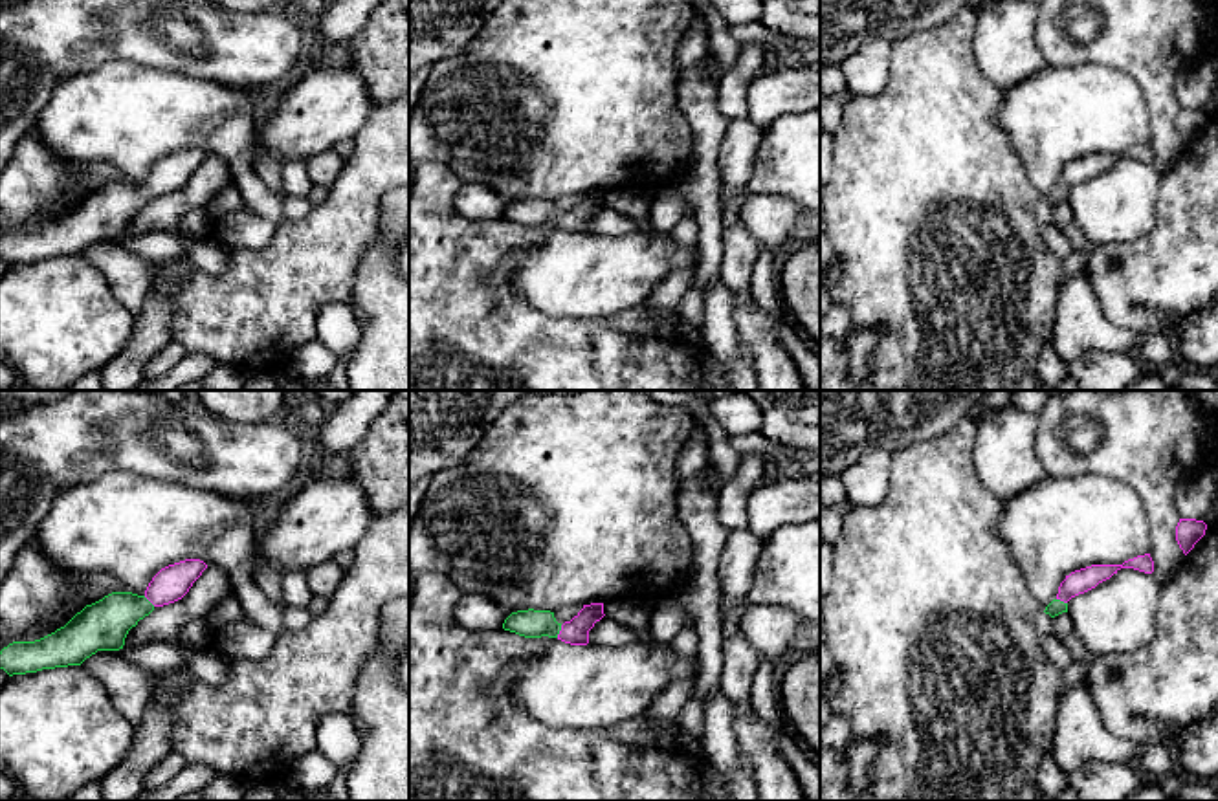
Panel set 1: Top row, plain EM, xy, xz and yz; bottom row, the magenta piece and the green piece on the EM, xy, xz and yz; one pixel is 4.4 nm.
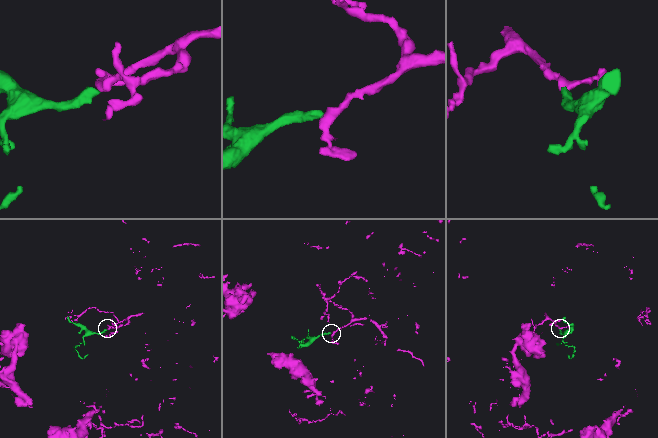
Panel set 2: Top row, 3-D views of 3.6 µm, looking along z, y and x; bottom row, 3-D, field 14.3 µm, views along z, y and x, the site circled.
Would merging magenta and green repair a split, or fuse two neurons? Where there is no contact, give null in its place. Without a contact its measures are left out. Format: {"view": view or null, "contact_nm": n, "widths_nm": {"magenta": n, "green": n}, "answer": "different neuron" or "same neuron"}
{"view": "xz", "contact_nm": 60, "widths_nm": {"magenta": 110, "green": 130}, "answer": "same neuron"}

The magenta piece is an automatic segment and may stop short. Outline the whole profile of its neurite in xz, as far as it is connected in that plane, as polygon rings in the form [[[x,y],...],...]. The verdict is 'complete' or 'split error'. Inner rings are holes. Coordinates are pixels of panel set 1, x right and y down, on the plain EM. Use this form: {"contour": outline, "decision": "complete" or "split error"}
{"contour": [[[591,192],[583,194],[583,198],[570,211],[561,214],[556,211],[554,202],[528,198],[512,202],[504,209],[503,218],[525,227],[548,225],[570,235],[587,235],[589,220],[603,205],[603,192]]], "decision": "split error"}

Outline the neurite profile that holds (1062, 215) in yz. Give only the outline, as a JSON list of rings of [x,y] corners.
[[[1062,202],[1053,207],[1053,220],[1055,227],[1071,240],[1073,249],[1077,251],[1088,251],[1090,253],[1090,242],[1077,225],[1073,218],[1073,211],[1068,202]]]

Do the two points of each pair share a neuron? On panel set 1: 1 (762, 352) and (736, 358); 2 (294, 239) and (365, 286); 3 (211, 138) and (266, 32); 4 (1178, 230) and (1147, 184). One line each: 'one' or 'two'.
1: two
2: two
3: two
4: two

